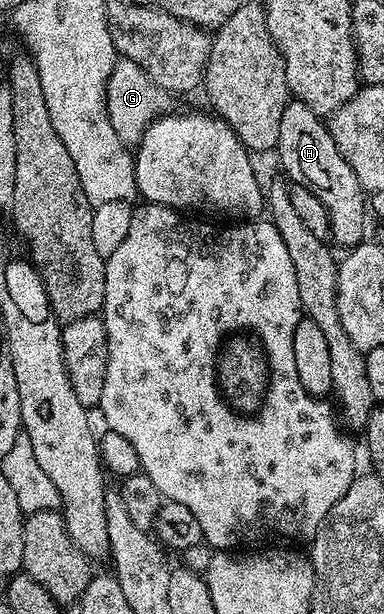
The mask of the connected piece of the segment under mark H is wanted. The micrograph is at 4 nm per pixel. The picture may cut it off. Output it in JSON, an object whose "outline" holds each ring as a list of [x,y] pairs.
{"outline":[[[293,99],[286,110],[282,110],[282,130],[278,130],[274,152],[280,155],[280,164],[288,171],[287,179],[294,184],[306,185],[328,211],[331,239],[336,239],[344,250],[351,250],[361,243],[365,239],[365,190],[358,182],[350,162],[342,158],[334,138],[328,133],[327,123],[316,116],[310,106]]]}

